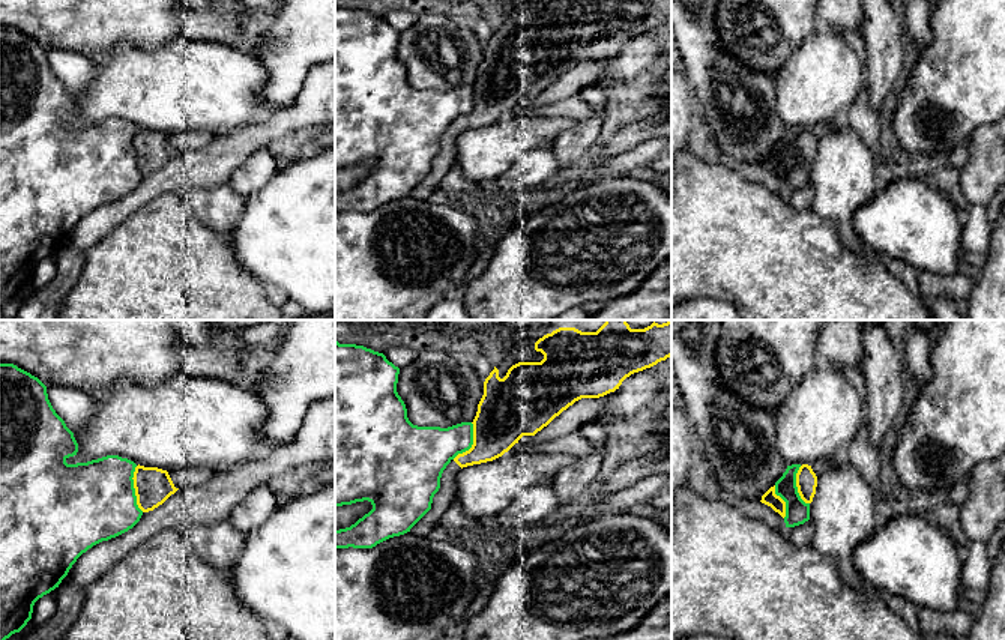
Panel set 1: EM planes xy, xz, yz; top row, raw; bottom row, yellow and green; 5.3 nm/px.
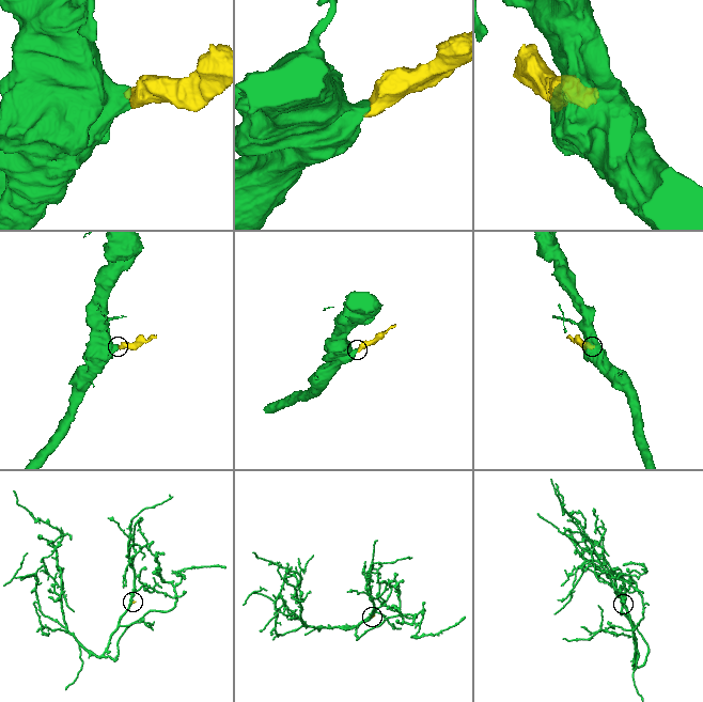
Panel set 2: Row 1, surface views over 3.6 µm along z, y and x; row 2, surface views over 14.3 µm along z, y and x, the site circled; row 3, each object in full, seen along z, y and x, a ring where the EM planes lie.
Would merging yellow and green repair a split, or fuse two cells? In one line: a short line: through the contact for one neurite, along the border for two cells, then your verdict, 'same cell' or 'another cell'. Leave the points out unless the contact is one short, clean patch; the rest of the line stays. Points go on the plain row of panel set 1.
line xy (135, 129), (132, 150), (135, 167), (143, 175); another cell

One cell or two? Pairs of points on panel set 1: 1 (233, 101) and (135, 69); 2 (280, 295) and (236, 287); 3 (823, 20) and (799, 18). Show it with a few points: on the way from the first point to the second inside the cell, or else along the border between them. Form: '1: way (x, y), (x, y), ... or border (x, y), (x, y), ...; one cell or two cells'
1: way (209, 86), (159, 86); one cell
2: border (263, 286), (265, 295), (274, 304); two cells
3: border (816, 15), (814, 29); two cells

